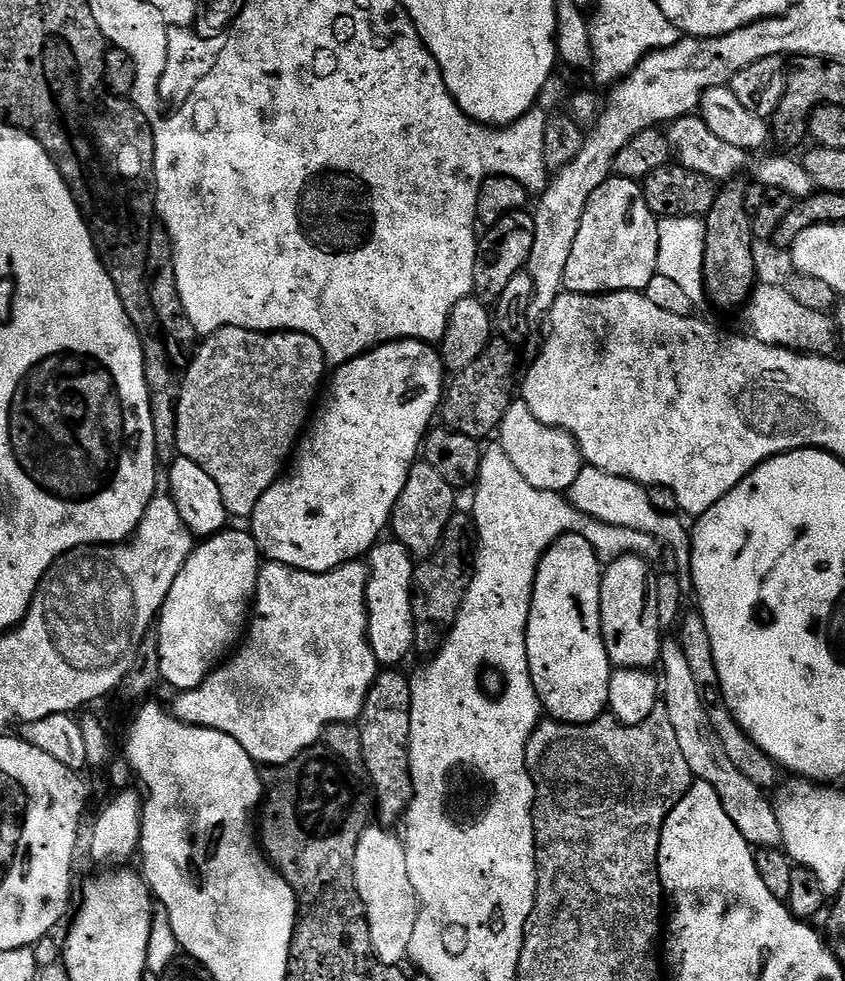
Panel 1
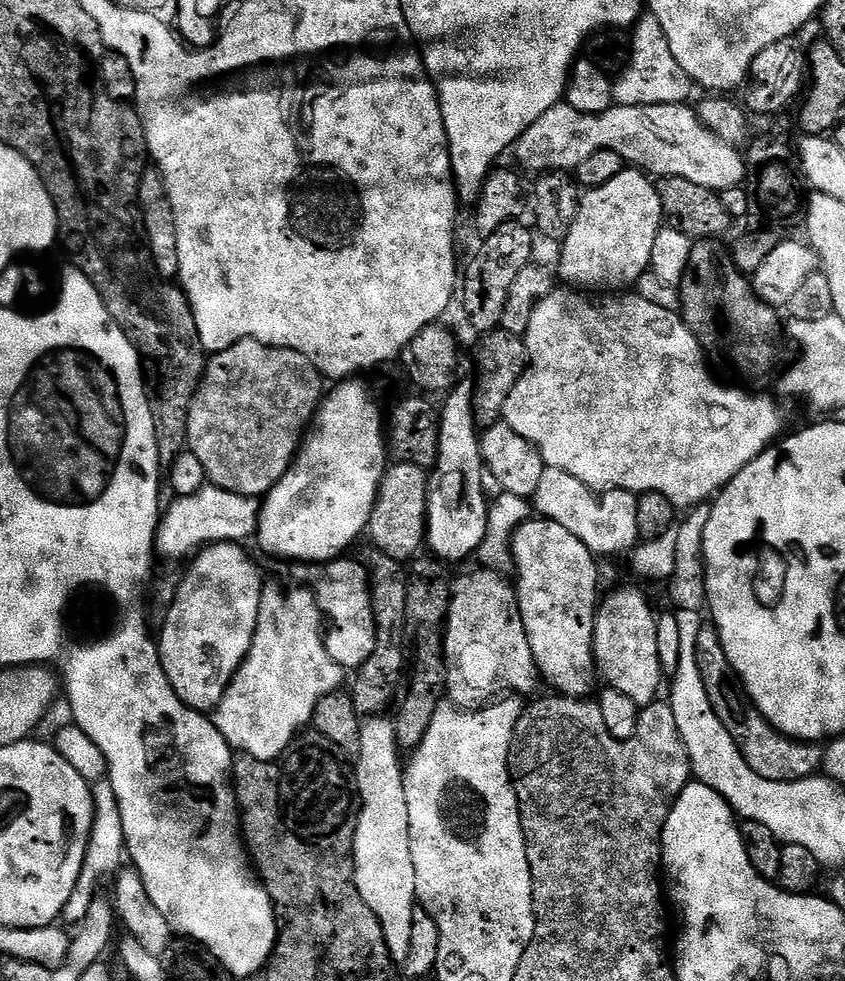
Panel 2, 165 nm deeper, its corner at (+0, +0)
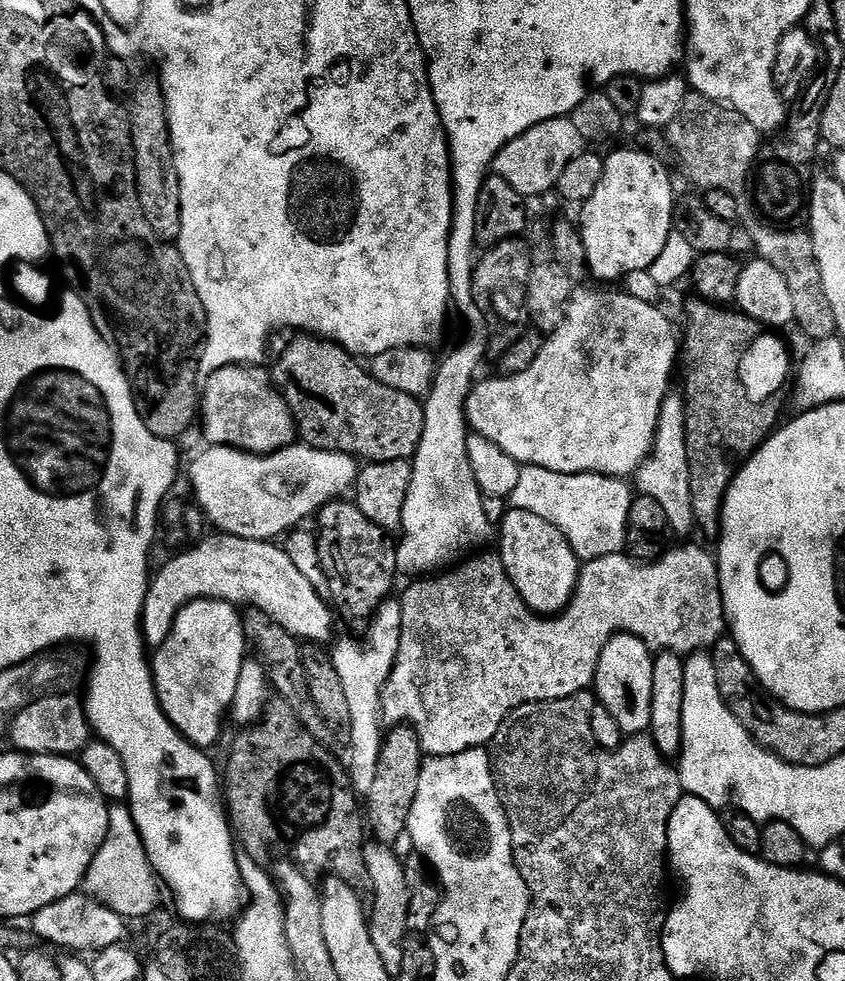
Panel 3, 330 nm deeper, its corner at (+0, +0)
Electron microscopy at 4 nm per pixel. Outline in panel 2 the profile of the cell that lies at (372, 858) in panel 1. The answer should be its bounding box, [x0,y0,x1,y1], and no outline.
[352,715,418,962]

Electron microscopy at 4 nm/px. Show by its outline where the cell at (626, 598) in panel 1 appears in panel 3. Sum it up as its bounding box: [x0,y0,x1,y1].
[594,632,654,738]

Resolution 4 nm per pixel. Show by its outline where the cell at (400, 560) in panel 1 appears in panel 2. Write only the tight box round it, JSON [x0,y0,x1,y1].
[292,558,376,670]

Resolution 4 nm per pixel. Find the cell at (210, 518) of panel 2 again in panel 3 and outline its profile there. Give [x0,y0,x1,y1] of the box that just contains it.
[192,442,358,542]

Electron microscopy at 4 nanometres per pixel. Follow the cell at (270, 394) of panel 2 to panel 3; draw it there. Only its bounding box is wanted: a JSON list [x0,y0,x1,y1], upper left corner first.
[199,364,297,456]

